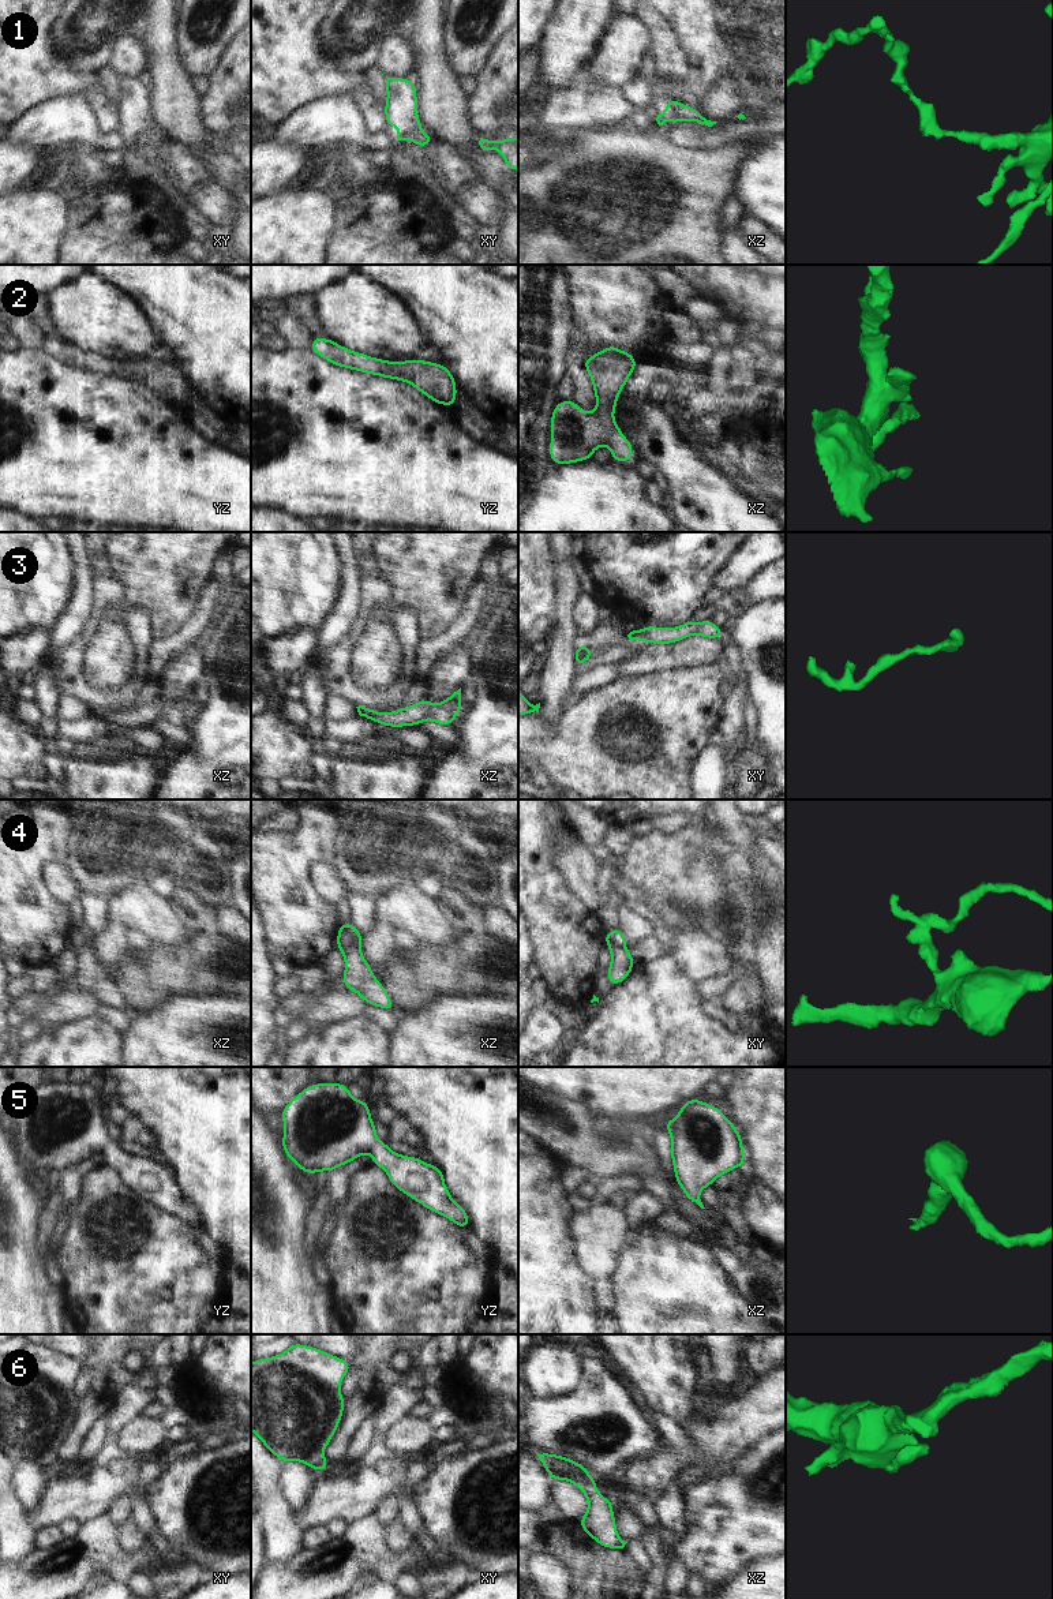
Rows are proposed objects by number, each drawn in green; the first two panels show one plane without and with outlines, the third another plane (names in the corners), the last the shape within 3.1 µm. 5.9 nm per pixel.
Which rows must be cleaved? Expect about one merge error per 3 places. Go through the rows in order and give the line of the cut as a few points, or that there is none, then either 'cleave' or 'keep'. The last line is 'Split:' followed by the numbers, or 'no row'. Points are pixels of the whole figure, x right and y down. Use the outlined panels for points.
1: no cut; keep
2: no cut; keep
3: no cut; keep
4: cut in xz along (338, 929), (343, 929), (349, 936), (349, 946), (343, 952); cleave
5: no cut; keep
6: no cut; keep
Split: 4

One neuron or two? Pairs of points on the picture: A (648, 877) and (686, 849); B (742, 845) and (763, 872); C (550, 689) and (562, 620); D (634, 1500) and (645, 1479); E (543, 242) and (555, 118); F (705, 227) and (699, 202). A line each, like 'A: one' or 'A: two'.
A: one
B: one
C: one
D: two
E: two
F: one

